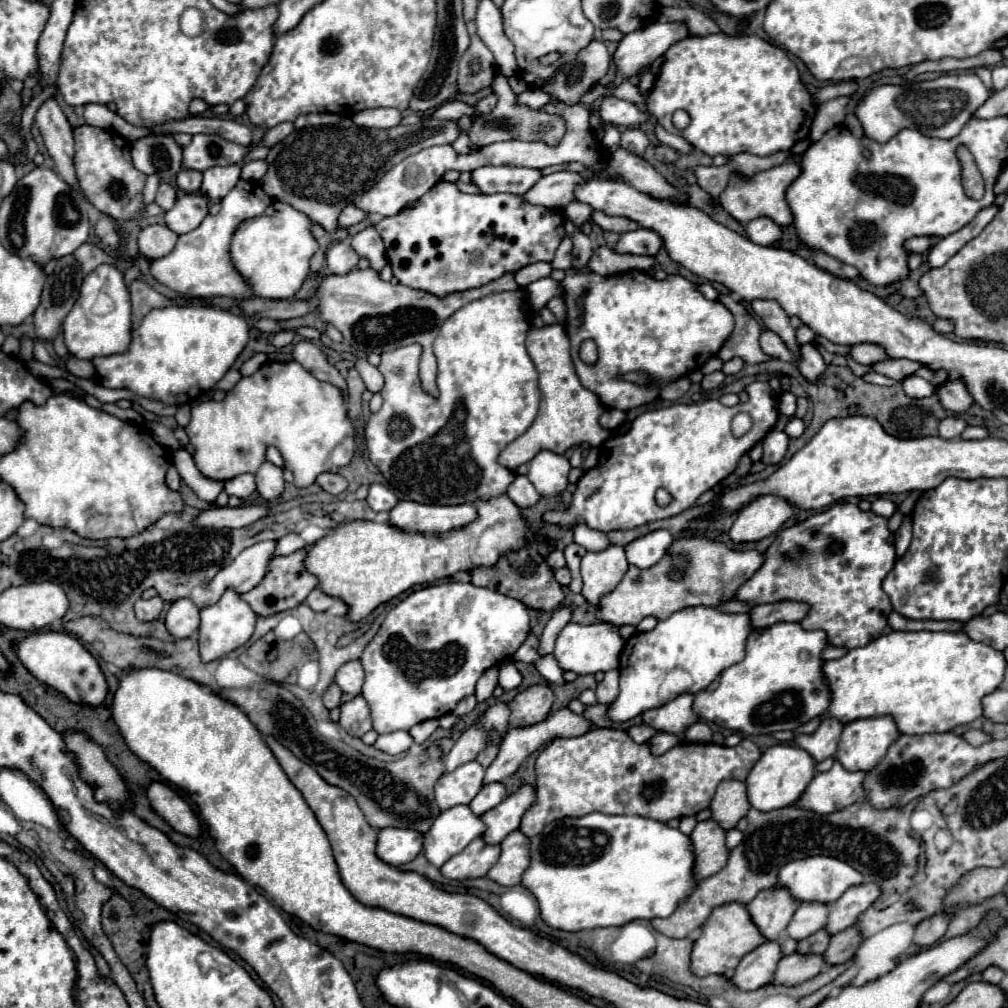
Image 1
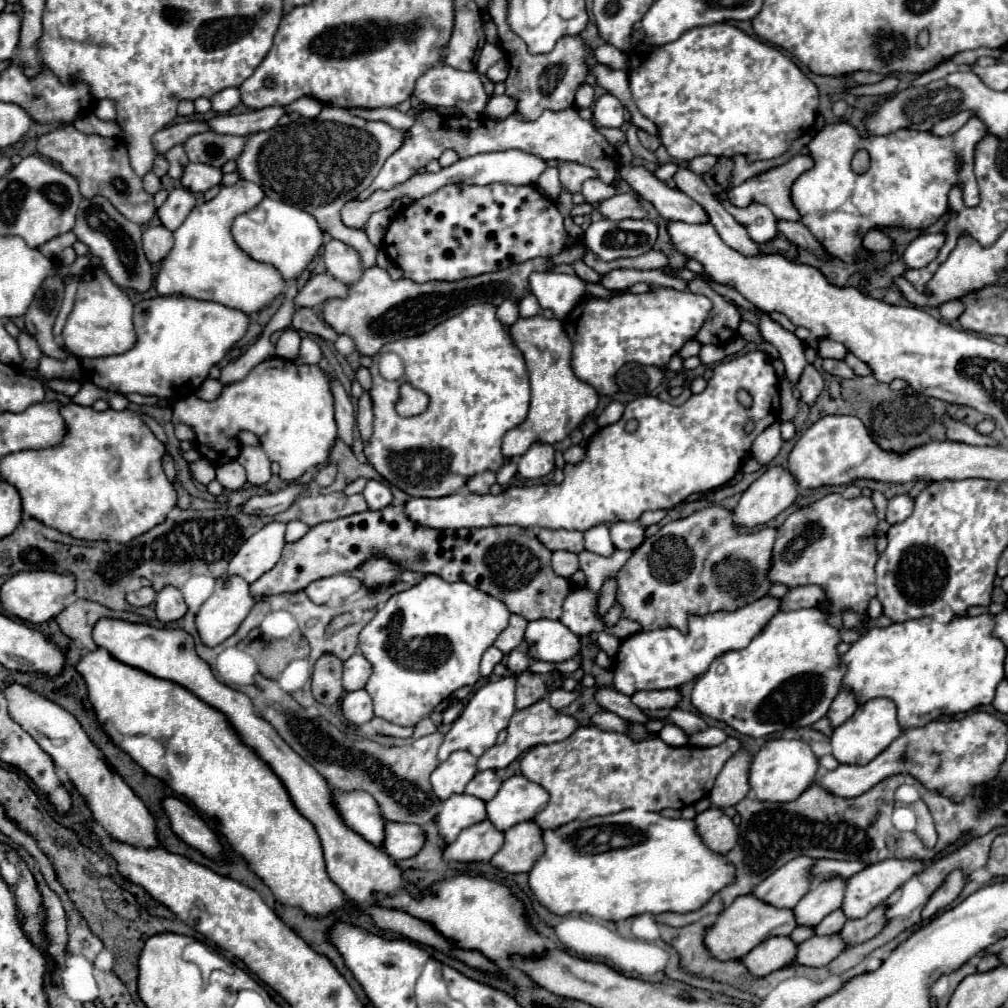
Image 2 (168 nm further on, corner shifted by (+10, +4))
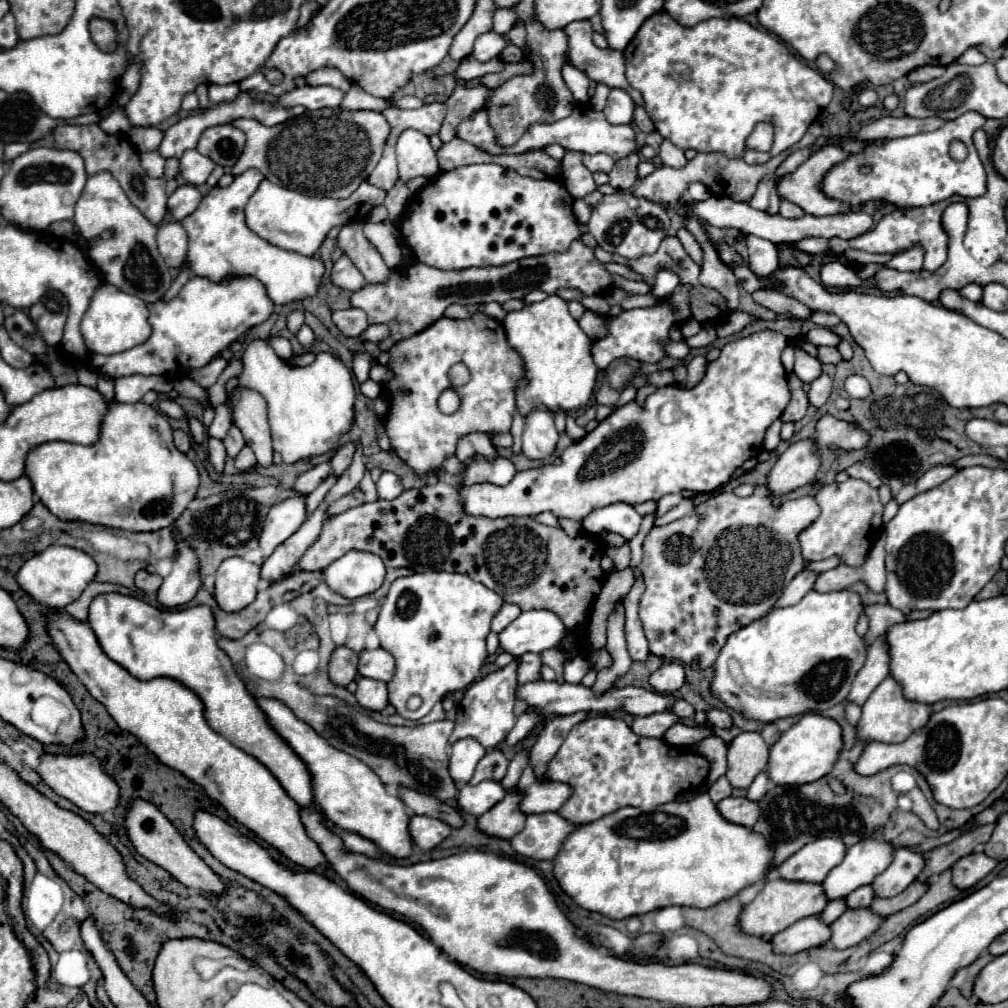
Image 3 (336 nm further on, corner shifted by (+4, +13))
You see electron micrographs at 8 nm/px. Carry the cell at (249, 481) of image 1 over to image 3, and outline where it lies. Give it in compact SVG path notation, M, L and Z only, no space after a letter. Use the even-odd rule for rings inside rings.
M245 445L245 447L239 451L239 455L235 457L235 465L237 465L239 471L251 469L251 467L255 467L255 463L257 463L257 459L255 459L253 449L249 449L249 445Z

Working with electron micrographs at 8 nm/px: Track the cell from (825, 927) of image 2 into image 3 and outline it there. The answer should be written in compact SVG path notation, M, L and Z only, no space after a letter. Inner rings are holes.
M861 885L847 897L847 903L851 909L859 909L859 907L869 907L873 899L875 899L873 885Z

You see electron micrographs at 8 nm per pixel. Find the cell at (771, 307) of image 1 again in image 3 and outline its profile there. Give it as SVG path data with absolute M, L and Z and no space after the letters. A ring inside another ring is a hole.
M795 349L795 375L803 383L813 383L823 373L819 359L807 355L803 349Z

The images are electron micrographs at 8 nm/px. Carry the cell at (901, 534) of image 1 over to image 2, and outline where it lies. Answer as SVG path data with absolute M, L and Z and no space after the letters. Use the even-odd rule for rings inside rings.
M907 494L891 498L889 500L889 508L887 508L887 522L891 526L899 524L899 522L907 520L911 512L913 512L913 498L909 498Z

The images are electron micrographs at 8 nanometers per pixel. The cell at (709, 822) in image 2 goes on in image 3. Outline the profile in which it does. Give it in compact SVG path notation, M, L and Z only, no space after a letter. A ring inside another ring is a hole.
M727 797L717 803L717 809L727 821L739 823L745 827L753 827L757 823L757 817L761 815L759 803L747 797Z

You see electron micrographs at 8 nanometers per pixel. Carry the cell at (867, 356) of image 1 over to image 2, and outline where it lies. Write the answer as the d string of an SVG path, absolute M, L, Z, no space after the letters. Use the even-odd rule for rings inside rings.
M821 340L819 348L817 348L819 356L821 358L833 358L833 360L843 360L847 356L847 348L841 344L841 342L835 342L835 340Z

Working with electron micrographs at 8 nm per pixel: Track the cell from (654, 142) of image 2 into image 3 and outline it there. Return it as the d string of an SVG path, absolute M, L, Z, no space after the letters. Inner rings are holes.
M637 105L637 107L635 107L633 121L635 121L635 125L637 125L637 127L639 127L643 133L651 133L651 131L655 131L655 125L653 125L653 121L649 119L647 111L645 111L641 105Z

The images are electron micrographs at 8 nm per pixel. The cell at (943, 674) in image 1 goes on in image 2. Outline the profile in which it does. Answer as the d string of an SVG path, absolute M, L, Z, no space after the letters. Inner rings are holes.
M981 614L961 616L949 624L909 620L887 628L871 628L841 656L847 666L843 690L851 692L859 706L873 698L893 700L903 730L921 728L939 716L987 706L995 698L997 684L1005 678L1003 660L1007 654L1003 642L991 636L993 624L991 614Z

